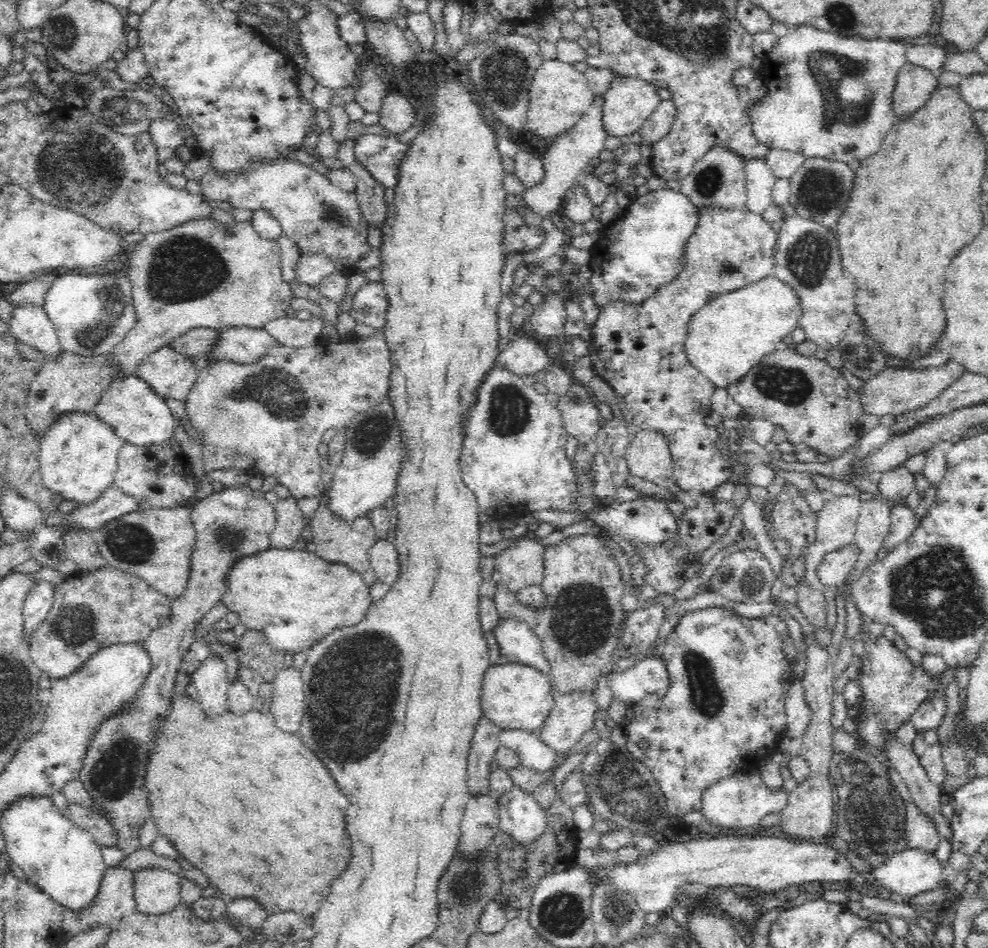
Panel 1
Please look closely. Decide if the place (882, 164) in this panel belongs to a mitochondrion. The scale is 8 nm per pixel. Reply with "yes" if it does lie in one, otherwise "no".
no

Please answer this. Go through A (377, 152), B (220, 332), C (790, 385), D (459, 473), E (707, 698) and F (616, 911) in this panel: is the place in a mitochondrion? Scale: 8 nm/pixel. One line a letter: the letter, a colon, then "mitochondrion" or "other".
A: other
B: other
C: mitochondrion
D: other
E: mitochondrion
F: mitochondrion

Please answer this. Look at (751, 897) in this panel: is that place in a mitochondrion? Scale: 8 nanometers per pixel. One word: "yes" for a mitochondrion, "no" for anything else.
no

